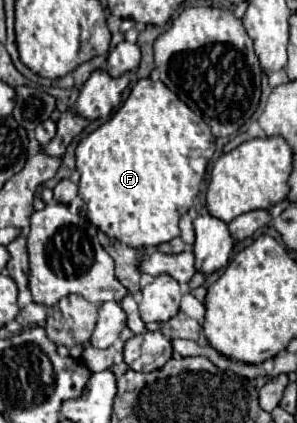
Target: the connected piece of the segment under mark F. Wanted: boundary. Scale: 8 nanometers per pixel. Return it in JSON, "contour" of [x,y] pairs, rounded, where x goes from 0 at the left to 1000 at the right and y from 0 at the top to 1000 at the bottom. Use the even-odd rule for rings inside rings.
{"contour":[[[468,187],[441,210],[441,225],[407,248],[380,277],[333,305],[279,324],[253,352],[259,404],[273,409],[266,466],[286,480],[286,504],[300,522],[434,584],[542,579],[603,556],[603,513],[650,489],[670,456],[670,433],[684,428],[697,400],[697,366],[710,352],[710,305],[704,296],[650,267],[576,210],[542,191]]]}

